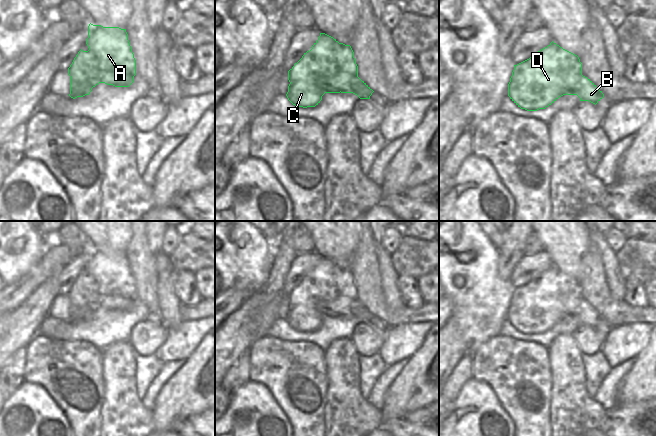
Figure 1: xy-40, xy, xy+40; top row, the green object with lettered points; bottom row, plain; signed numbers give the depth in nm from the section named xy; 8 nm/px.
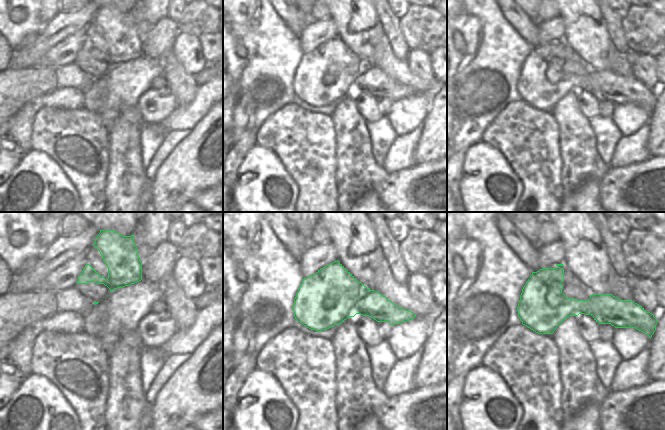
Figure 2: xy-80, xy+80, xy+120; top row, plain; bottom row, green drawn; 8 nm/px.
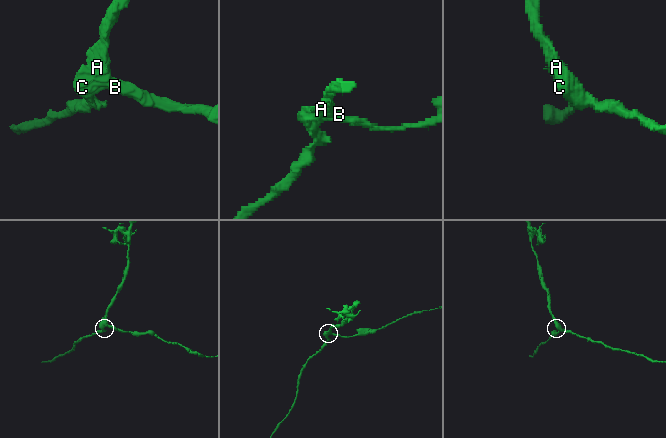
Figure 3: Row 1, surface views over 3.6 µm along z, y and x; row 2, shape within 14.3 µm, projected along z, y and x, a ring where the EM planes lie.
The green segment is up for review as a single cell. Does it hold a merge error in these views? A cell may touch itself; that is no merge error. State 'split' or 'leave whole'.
split

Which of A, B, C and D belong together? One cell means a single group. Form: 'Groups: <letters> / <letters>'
Groups: A C D / B.

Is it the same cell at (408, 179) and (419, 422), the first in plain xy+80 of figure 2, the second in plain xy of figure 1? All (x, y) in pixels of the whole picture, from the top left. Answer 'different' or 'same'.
same

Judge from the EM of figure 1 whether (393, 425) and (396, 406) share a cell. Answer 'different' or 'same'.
different

